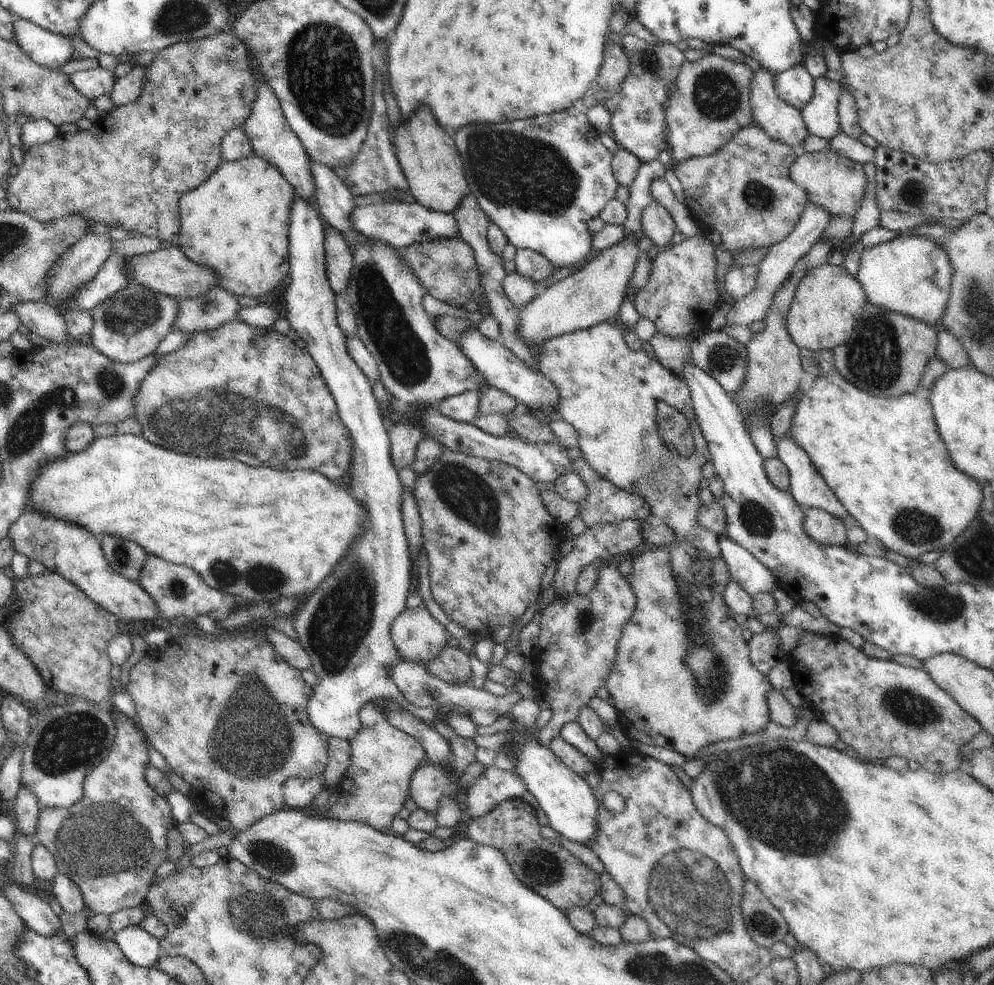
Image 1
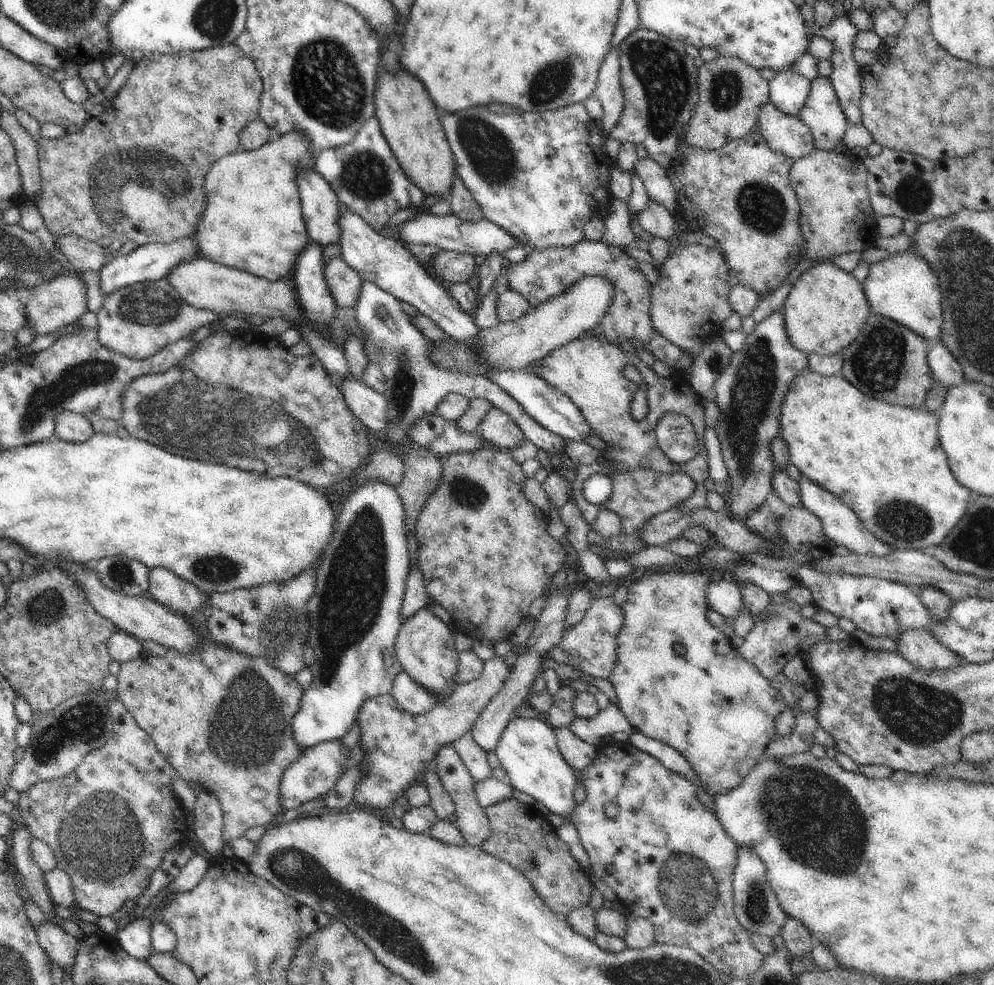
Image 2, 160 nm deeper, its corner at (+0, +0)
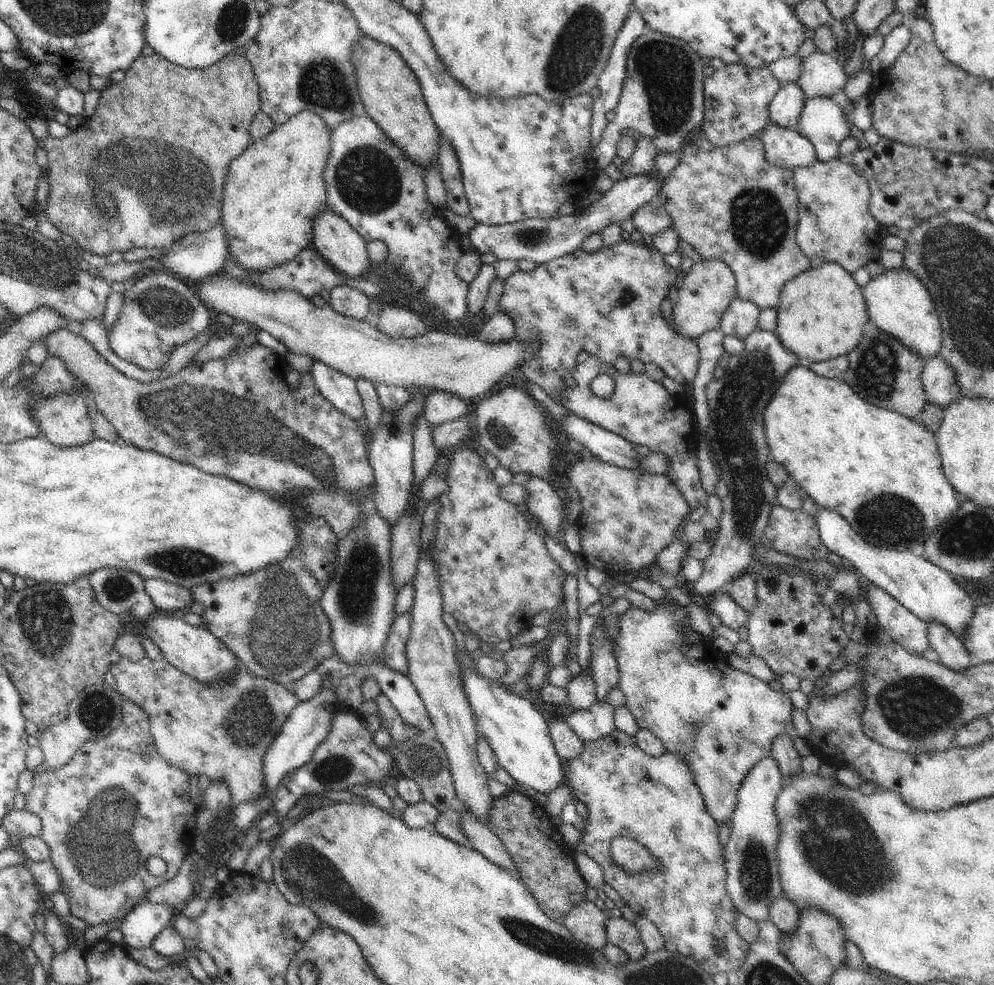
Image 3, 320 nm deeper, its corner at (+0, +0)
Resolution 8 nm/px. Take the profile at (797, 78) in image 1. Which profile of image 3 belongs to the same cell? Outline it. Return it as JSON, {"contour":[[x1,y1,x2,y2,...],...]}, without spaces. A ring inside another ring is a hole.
{"contour":[[796,83,782,84,768,105,769,122,785,129,795,129,805,101,802,89]]}

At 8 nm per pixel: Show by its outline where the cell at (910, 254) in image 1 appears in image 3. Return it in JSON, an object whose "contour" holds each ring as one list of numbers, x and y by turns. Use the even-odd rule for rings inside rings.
{"contour":[[904,267,887,271,882,276,870,279,863,288,869,320,882,332,899,340,924,362,939,355,943,341,943,330,935,304,927,288]]}

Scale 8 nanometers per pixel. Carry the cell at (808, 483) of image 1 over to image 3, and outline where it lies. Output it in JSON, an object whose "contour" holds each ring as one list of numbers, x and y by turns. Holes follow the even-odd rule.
{"contour":[[817,506,815,521,818,524,820,540,830,553,848,560,858,575,864,576,870,583,891,594,914,616,926,624,943,624,964,644,977,605,964,587,954,581,953,575,924,557,914,555,911,550,897,551,867,543,856,534,850,523,838,511]]}

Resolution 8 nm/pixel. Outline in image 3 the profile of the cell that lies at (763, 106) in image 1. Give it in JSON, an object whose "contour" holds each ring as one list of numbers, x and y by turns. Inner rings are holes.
{"contour":[[770,123,760,133,768,164,783,169,808,167,817,161,814,145,795,129]]}

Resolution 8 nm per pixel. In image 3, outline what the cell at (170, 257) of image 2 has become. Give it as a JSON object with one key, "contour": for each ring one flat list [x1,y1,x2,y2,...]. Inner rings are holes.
{"contour":[[220,222,213,229,187,234,181,241,167,248,169,254,162,258,164,260,162,269,168,269,185,281,191,282,198,282,214,275,229,258,229,240,226,236,225,226]]}

